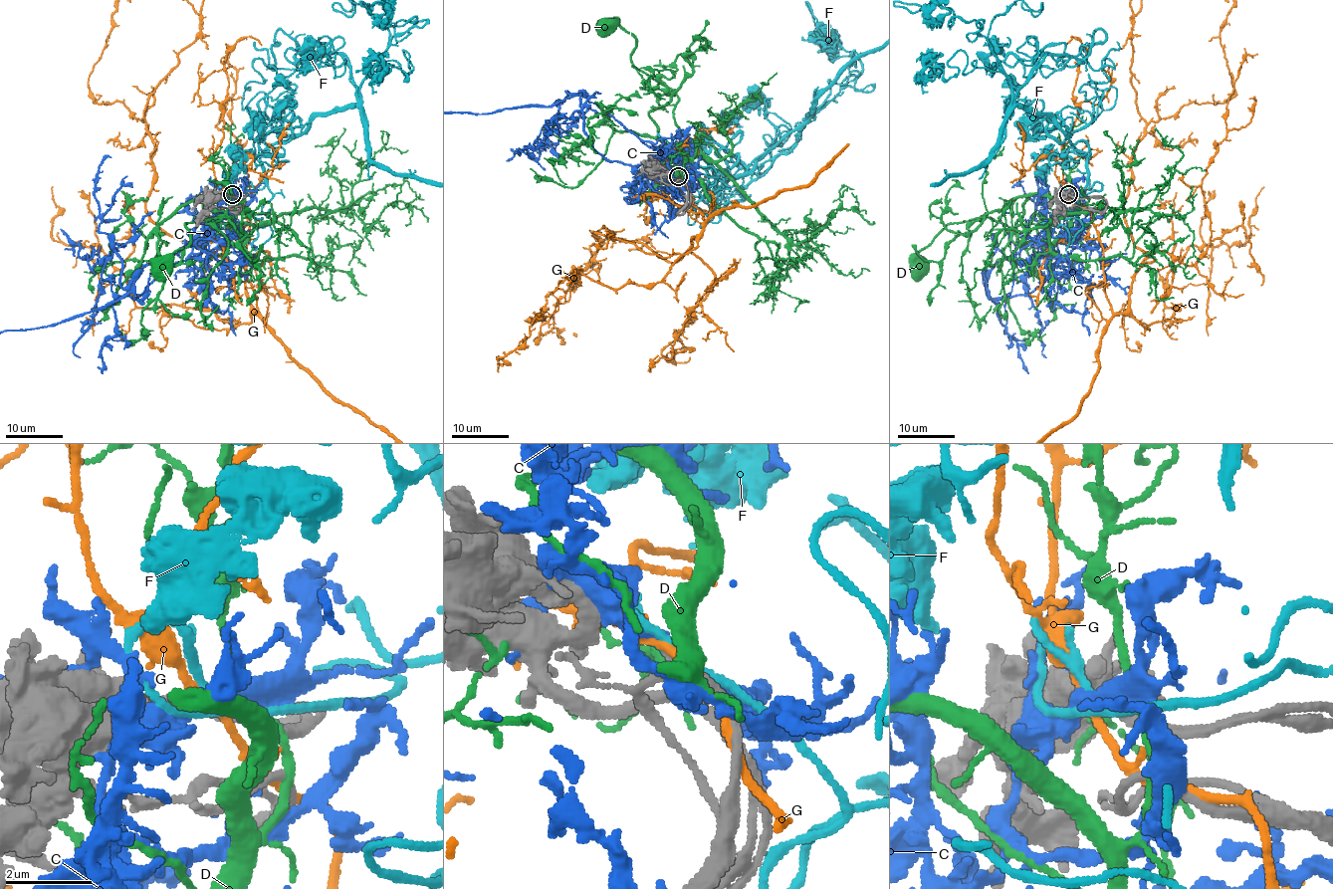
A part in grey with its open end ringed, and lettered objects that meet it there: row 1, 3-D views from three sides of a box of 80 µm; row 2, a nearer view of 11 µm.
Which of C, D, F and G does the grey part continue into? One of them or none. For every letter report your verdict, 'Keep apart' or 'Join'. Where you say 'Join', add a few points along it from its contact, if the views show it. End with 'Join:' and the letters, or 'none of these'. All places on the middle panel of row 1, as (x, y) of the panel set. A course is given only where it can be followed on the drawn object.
C: Keep apart
D: Keep apart
F: Join
G: Keep apart
Join: F

